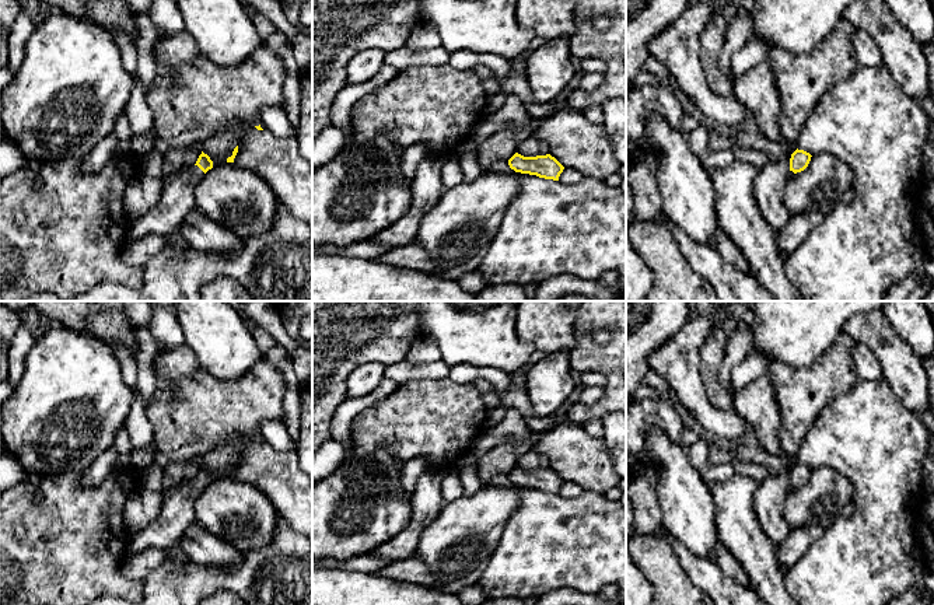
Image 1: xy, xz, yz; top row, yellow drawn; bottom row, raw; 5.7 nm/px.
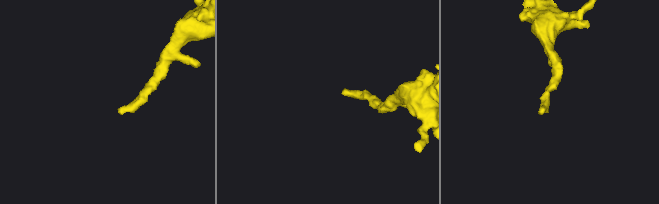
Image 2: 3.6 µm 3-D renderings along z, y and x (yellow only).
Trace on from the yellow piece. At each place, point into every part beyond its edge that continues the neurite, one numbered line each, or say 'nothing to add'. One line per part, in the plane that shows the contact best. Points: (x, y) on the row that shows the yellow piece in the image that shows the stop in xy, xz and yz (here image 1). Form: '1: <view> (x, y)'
1: xy (177, 200)

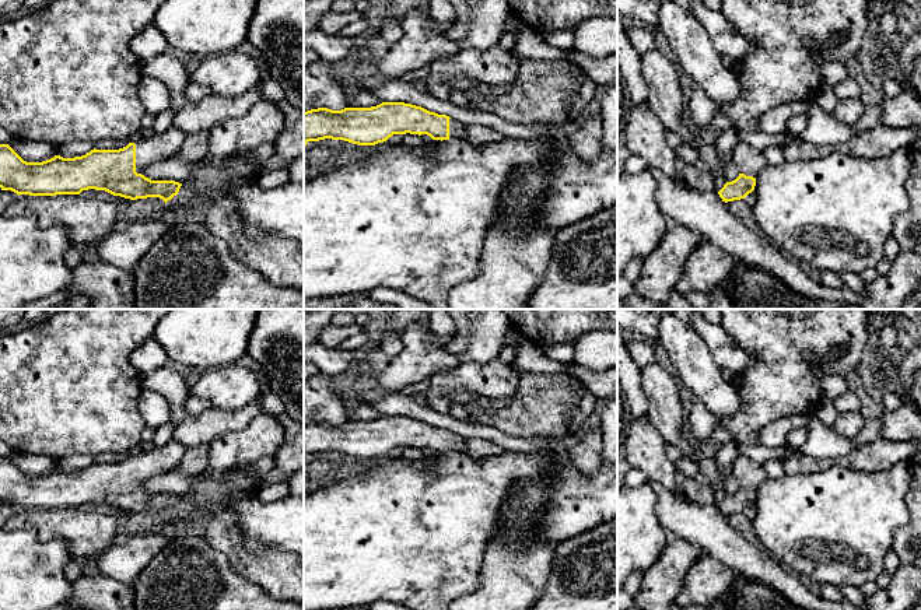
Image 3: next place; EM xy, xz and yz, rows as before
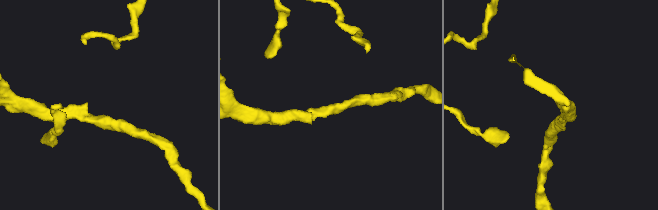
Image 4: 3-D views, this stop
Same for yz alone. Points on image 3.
1: yz (750, 161)

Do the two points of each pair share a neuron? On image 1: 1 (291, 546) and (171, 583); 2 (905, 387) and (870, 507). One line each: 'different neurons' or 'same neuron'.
1: same neuron
2: different neurons

